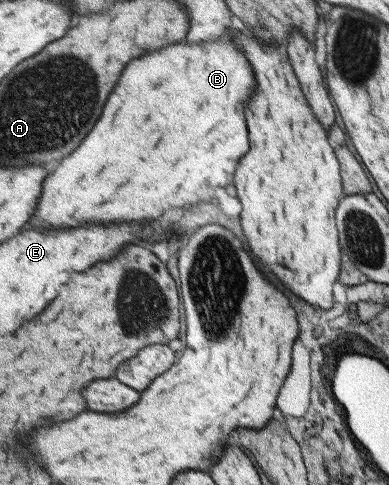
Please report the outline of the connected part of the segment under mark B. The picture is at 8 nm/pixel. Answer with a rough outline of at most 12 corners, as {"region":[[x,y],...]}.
{"region":[[230,41],[134,59],[29,224],[205,206],[248,151]]}

